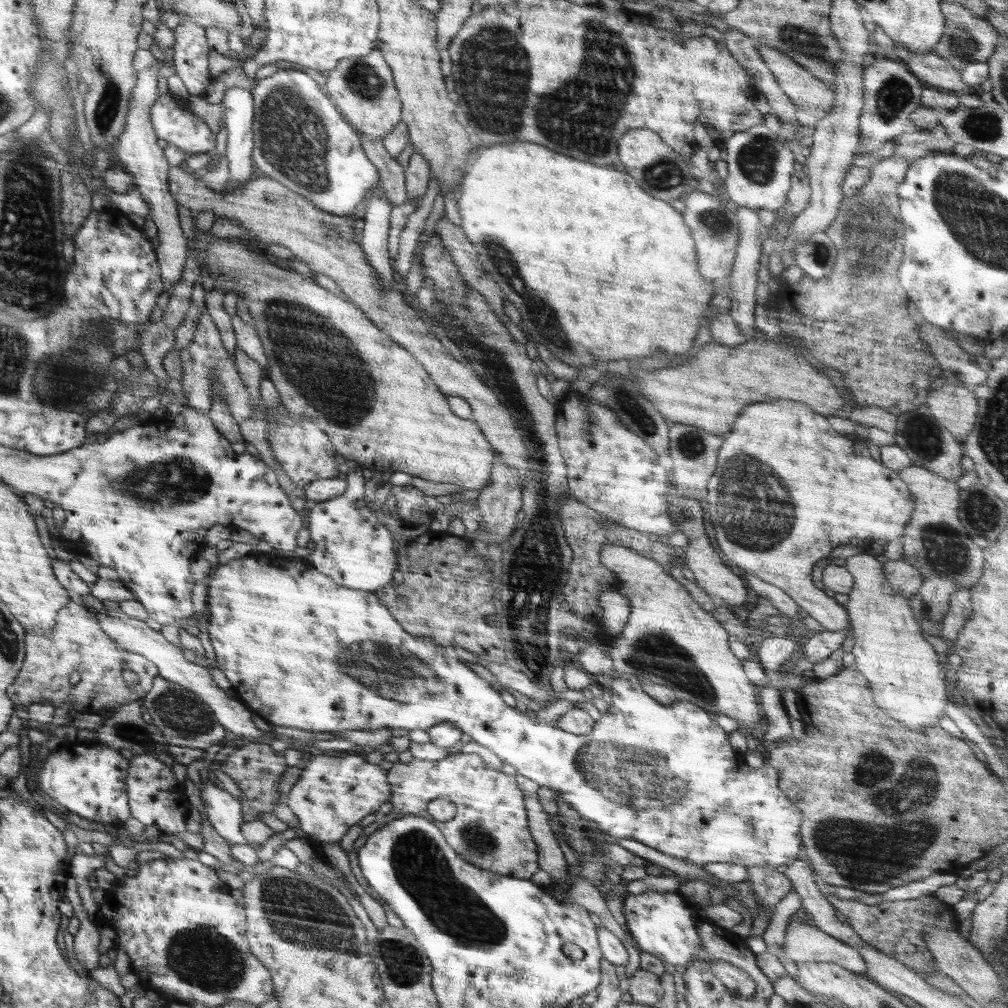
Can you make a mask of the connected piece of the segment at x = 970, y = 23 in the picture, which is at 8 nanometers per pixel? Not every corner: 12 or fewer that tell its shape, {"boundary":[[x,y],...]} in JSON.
{"boundary":[[941,2],[934,53],[960,72],[987,62],[997,30],[962,4]]}

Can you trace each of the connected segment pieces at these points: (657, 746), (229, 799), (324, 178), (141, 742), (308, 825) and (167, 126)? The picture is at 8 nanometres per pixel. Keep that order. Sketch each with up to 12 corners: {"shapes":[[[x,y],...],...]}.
{"shapes":[[[213,566],[216,666],[268,723],[451,722],[614,838],[783,869],[801,810],[714,717],[613,678],[534,722],[373,593]],[[211,782],[200,798],[216,832],[232,844],[248,844],[240,832],[239,799]],[[260,77],[256,171],[352,217],[379,182],[333,99]],[[120,705],[93,731],[126,759],[148,754],[170,767],[169,742],[142,719]],[[306,760],[284,799],[316,847],[385,810],[388,771]],[[170,95],[149,112],[158,139],[186,155],[215,151],[216,136]]]}

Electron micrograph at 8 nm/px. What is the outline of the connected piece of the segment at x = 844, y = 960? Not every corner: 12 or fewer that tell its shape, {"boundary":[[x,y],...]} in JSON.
{"boundary":[[792,920],[782,951],[795,962],[832,962],[864,974],[854,947]]}

